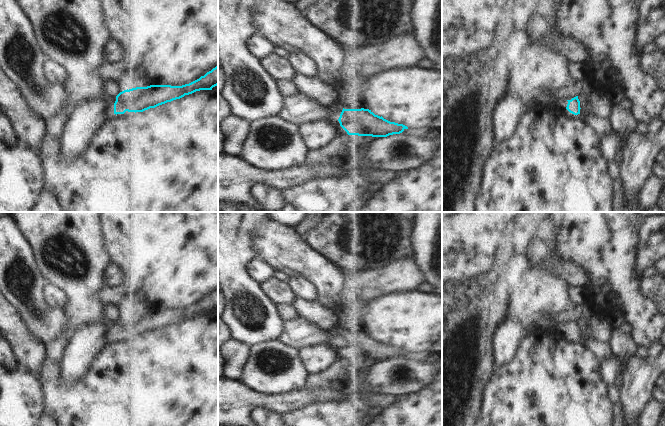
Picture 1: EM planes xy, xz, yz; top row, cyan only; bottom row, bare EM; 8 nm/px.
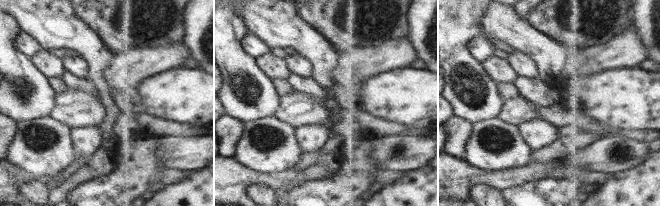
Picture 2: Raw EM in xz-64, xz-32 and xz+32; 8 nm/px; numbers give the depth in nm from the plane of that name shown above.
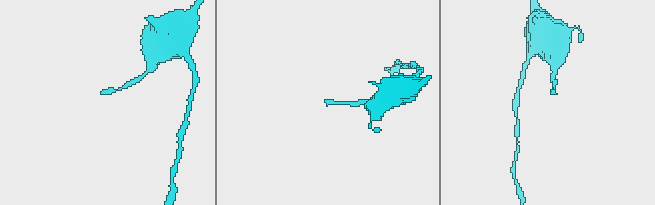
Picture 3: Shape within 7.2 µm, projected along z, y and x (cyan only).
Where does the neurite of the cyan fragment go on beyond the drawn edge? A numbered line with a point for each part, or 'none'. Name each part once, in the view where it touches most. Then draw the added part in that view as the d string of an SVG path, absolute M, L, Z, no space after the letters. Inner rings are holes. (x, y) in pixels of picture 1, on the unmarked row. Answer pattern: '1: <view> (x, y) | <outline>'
none

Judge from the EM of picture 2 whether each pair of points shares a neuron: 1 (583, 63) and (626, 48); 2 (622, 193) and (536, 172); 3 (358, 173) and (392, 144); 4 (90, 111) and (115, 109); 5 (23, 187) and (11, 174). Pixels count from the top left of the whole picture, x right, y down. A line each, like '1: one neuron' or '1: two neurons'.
1: one neuron
2: two neurons
3: two neurons
4: one neuron
5: two neurons

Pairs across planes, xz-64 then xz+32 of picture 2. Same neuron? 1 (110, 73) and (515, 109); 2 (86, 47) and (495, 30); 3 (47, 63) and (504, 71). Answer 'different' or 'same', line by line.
1: same
2: same
3: same

